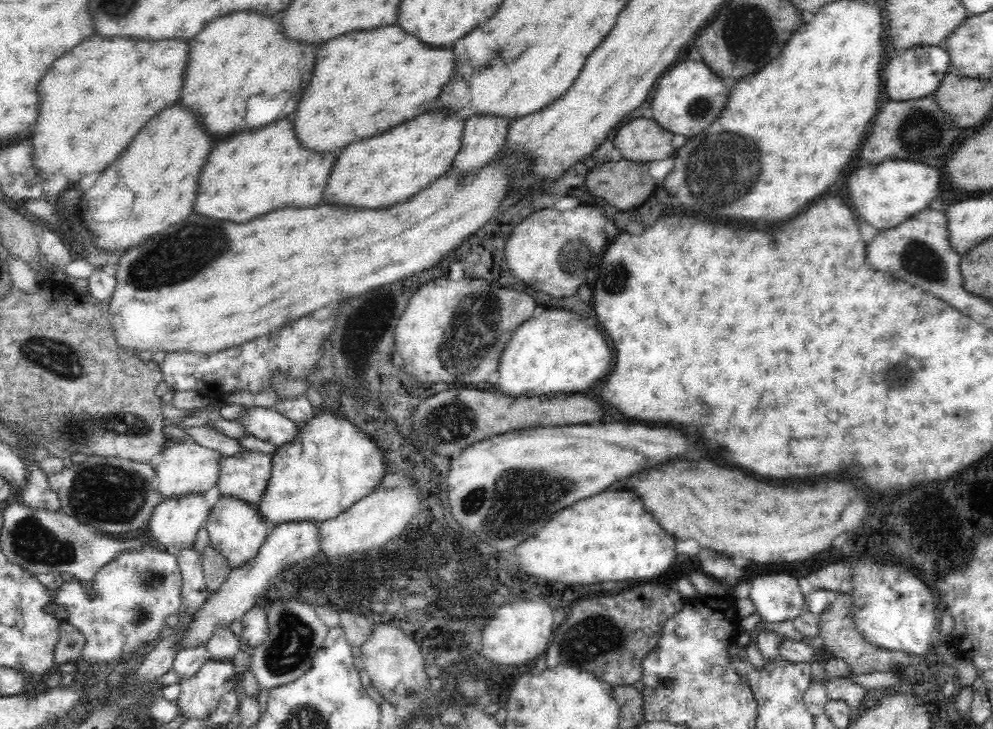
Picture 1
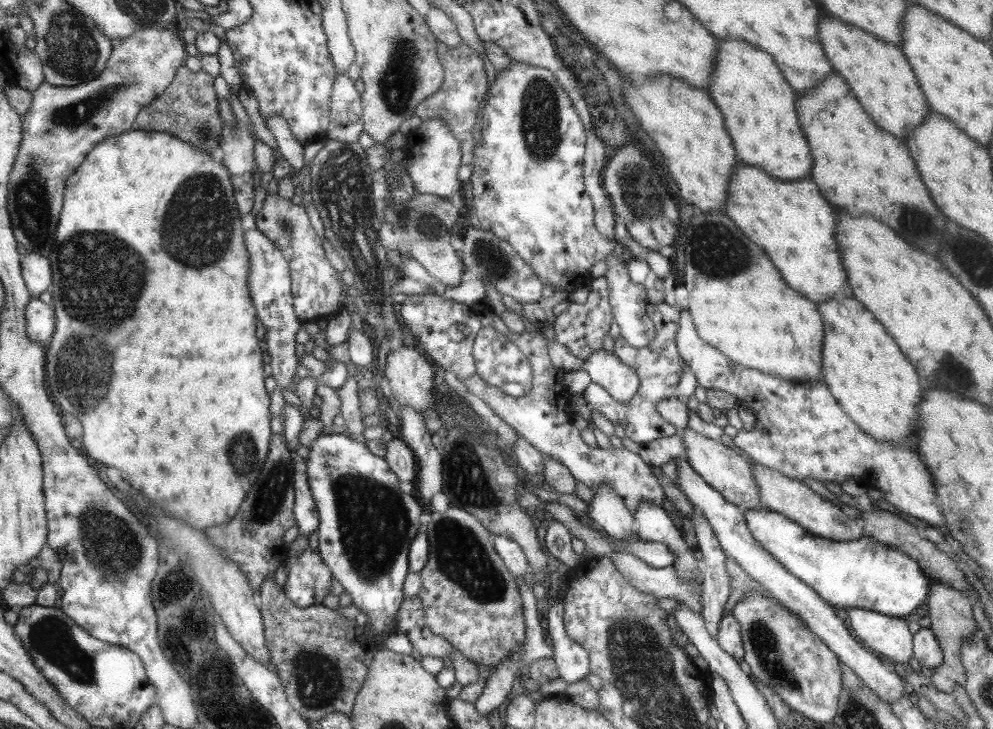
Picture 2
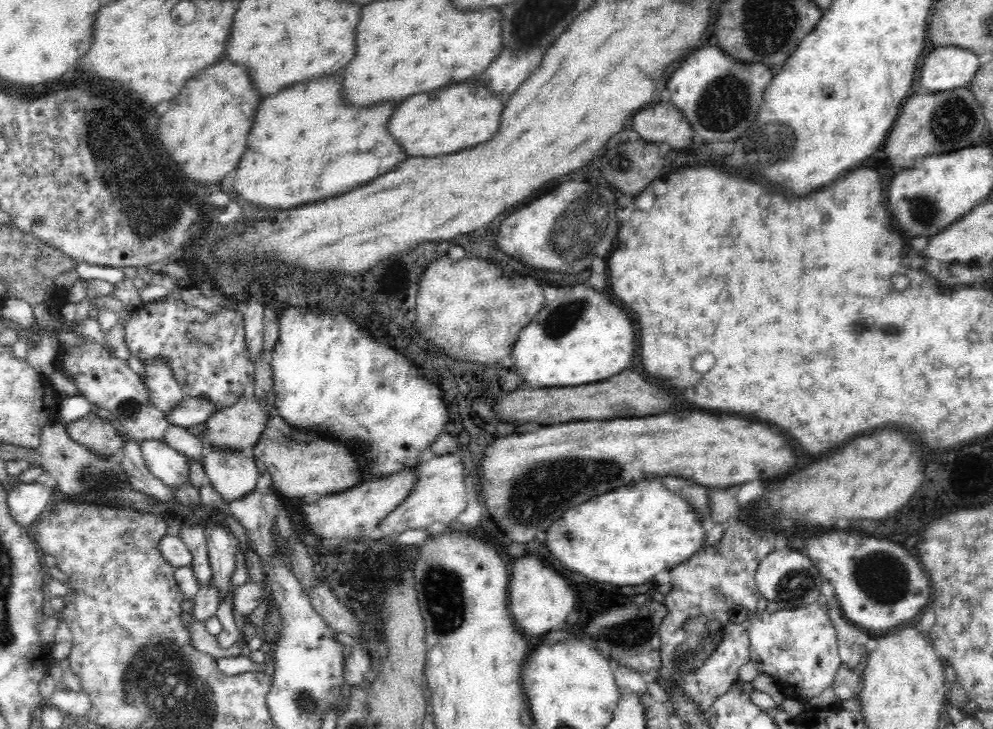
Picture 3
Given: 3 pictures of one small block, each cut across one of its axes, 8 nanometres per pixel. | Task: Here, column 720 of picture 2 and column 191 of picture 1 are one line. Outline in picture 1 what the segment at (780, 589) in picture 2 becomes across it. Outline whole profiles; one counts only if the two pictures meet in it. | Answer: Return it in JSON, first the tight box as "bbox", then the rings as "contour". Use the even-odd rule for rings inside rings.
{"bbox":[150,494,211,554],"contour":[[[193,494],[177,499],[162,499],[153,509],[150,518],[150,535],[166,551],[175,554],[178,549],[191,549],[196,542],[197,532],[203,528],[211,513],[204,501],[204,494]]]}

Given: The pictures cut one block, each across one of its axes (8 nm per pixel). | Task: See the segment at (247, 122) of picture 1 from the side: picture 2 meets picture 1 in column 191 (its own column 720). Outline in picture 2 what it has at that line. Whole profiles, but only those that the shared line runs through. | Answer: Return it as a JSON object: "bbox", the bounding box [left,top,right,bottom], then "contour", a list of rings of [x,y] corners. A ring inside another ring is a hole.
{"bbox":[706,38,813,180],"contour":[[[725,38],[719,40],[714,60],[715,68],[711,70],[706,91],[727,120],[727,132],[731,132],[731,140],[735,140],[739,160],[759,166],[764,173],[771,172],[771,177],[777,180],[808,178],[813,160],[799,128],[801,122],[795,112],[795,92],[789,88],[771,56],[745,42],[741,44],[739,40]]]}

